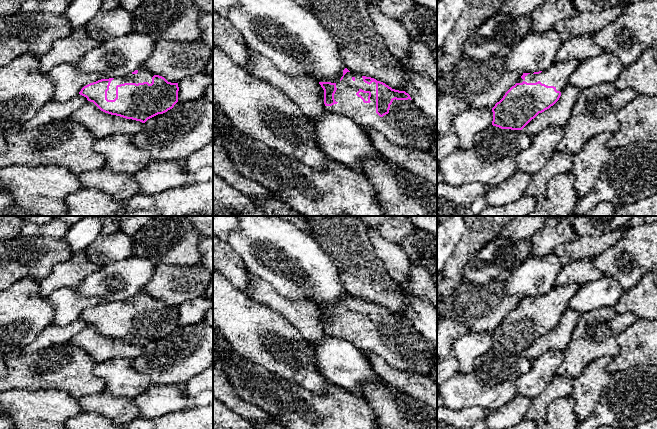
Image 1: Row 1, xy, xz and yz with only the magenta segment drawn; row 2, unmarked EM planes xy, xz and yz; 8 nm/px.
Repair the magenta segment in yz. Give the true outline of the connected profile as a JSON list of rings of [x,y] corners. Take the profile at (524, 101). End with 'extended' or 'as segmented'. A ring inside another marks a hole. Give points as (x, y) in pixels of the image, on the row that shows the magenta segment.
[[[571,59],[554,63],[544,71],[523,73],[519,81],[492,108],[492,125],[501,129],[522,130],[539,113],[549,109],[559,100],[562,90],[568,84],[568,78],[579,64],[579,60]]]; extended

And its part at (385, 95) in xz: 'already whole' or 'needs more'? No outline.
needs more

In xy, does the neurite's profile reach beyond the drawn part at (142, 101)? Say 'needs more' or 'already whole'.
needs more

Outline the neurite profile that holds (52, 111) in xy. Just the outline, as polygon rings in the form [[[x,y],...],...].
[[[80,94],[65,102],[50,100],[32,118],[24,122],[19,130],[29,130],[53,121],[69,118],[74,111],[87,101],[87,98]]]

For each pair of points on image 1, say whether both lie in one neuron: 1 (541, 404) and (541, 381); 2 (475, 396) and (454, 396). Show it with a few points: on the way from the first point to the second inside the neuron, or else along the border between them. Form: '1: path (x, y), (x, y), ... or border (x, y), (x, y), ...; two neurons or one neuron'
1: border (555, 375), (551, 382), (531, 399); two neurons
2: path (470, 396), (459, 396); one neuron

